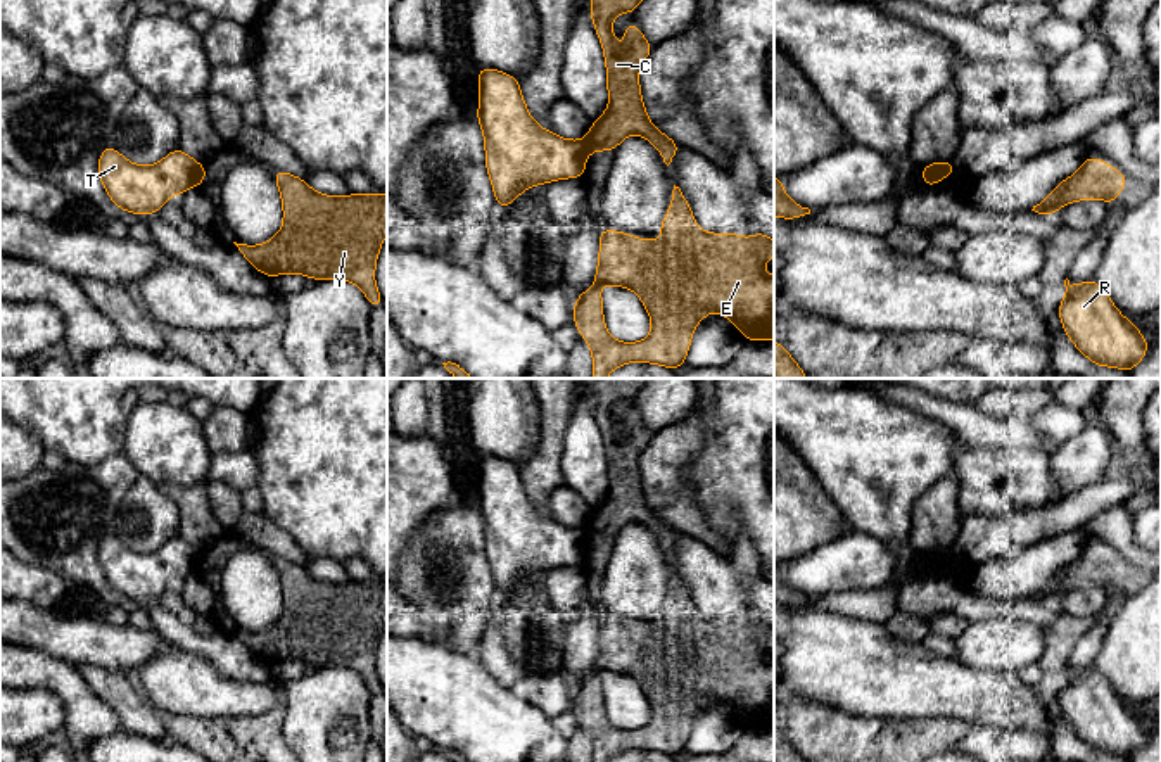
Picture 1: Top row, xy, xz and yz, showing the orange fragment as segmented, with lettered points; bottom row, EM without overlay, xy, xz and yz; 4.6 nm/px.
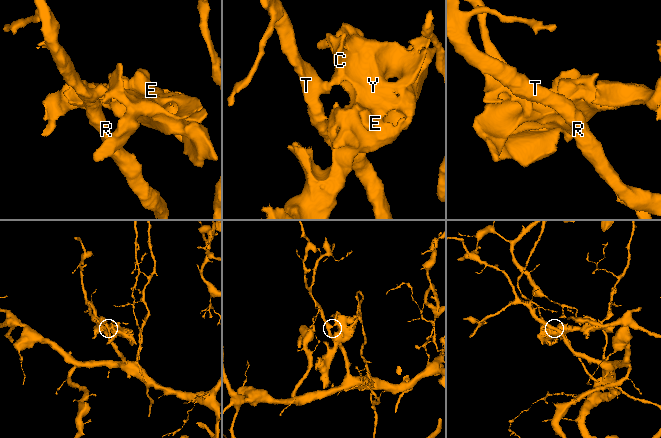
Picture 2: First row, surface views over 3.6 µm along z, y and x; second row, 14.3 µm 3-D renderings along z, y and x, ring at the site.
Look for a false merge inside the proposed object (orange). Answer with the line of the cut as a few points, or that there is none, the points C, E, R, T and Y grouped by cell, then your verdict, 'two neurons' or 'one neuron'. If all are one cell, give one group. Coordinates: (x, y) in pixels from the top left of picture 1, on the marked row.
xz (583, 140), (586, 154) | C E Y / R T | two neurons

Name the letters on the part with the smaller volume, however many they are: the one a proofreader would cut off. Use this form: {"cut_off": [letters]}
{"cut_off": ["C", "E", "Y"]}

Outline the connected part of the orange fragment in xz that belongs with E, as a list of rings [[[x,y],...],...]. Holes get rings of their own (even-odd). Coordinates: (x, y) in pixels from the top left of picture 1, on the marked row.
[[[674,185],[670,207],[660,225],[662,240],[643,240],[603,228],[594,283],[574,302],[574,323],[593,352],[593,378],[606,378],[622,365],[643,361],[677,370],[684,365],[691,335],[707,313],[727,316],[750,340],[774,340],[774,275],[764,275],[764,263],[774,256],[774,242],[760,230],[752,237],[731,232],[707,233]],[[601,285],[631,289],[651,318],[651,333],[643,342],[619,342],[606,332]]]

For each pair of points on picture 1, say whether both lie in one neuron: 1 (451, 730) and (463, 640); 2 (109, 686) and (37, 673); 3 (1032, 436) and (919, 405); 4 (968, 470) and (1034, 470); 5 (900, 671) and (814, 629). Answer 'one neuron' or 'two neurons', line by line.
1: two neurons
2: two neurons
3: one neuron
4: one neuron
5: one neuron

